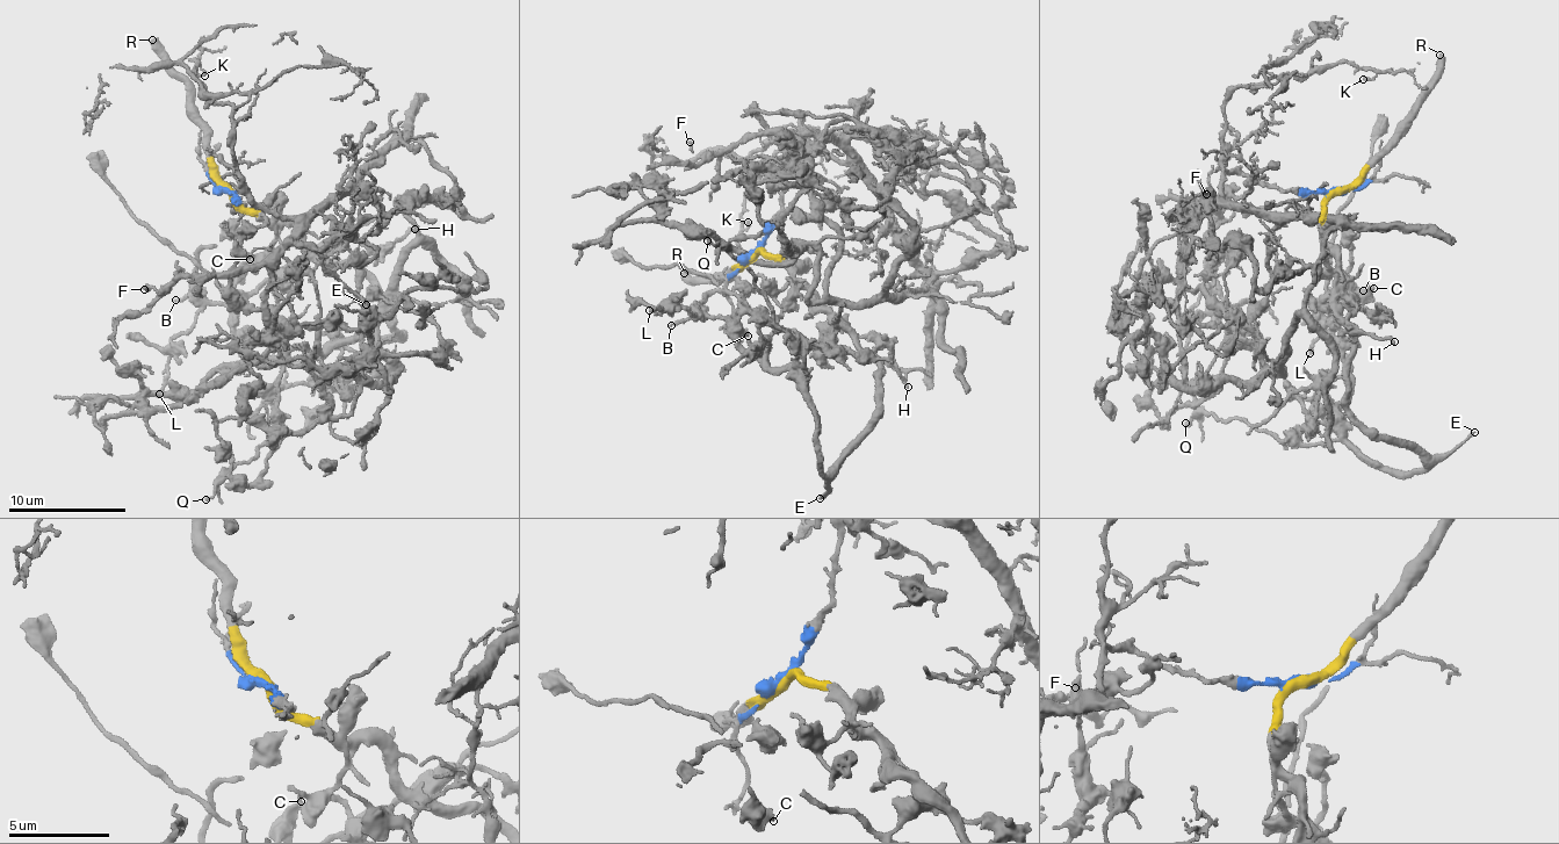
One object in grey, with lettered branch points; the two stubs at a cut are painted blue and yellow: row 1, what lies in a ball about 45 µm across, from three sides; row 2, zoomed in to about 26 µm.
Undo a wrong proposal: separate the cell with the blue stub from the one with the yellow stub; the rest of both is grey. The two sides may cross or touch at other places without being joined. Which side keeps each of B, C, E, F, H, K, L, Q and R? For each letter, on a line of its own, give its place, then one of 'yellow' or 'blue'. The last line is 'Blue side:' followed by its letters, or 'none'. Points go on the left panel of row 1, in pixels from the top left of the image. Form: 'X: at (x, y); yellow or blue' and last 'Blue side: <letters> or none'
B: at (175, 300); yellow
C: at (250, 259); yellow
E: at (366, 304); yellow
F: at (144, 289); blue
H: at (414, 229); yellow
K: at (204, 76); blue
L: at (159, 394); yellow
Q: at (206, 499); yellow
R: at (152, 40); yellow
Blue side: F, K

